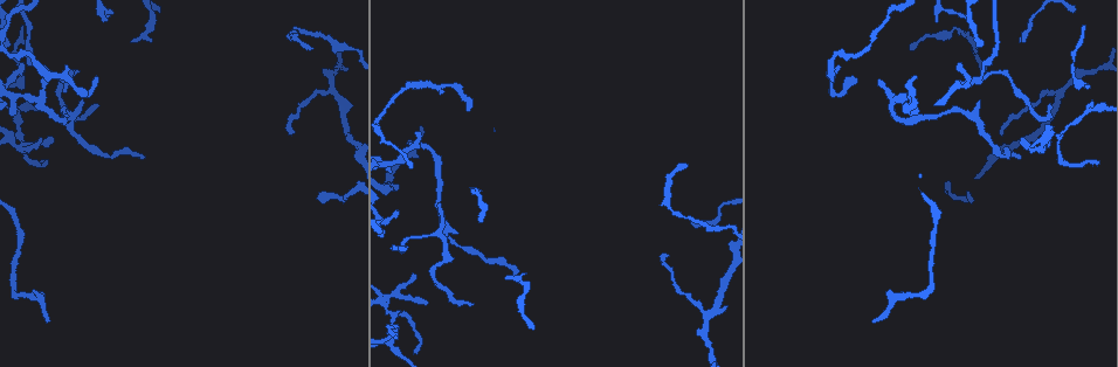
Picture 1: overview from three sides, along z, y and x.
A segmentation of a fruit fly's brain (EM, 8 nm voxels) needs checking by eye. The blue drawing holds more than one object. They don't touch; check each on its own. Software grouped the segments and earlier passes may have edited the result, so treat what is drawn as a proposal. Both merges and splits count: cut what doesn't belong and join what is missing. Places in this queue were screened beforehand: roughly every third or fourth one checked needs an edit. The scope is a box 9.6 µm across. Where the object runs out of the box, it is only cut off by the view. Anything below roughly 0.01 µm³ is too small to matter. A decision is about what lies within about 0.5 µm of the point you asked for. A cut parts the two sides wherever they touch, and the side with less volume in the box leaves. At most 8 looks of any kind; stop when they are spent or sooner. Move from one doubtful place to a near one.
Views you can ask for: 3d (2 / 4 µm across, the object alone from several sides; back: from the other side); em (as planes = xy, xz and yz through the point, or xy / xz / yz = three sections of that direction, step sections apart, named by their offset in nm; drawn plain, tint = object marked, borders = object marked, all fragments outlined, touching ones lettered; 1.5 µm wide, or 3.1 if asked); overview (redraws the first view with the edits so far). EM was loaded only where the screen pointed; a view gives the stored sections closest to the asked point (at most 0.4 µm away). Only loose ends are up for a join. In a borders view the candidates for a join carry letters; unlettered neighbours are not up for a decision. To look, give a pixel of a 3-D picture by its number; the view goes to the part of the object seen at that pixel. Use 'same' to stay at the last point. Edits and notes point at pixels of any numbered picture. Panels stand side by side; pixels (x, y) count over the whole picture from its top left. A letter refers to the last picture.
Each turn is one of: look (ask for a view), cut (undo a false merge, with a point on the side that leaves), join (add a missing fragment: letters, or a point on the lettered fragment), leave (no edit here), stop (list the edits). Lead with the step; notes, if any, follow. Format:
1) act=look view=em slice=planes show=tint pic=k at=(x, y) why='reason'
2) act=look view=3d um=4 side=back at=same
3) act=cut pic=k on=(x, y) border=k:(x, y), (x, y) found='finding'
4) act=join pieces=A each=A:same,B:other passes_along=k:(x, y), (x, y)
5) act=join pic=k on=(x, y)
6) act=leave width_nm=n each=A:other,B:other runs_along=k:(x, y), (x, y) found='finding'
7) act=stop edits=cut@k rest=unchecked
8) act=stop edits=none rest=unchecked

act=look view=em slice=xz step=4 show=tint pic=1 at=(311, 48) why='thin end'

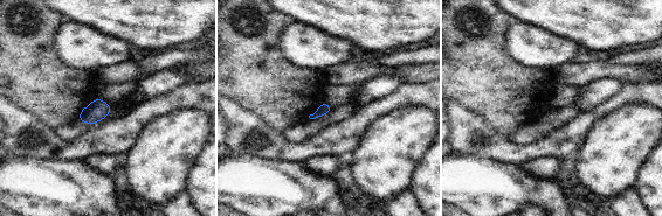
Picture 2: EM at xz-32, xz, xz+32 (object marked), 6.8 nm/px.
act=look view=em slice=planes show=borders at=same

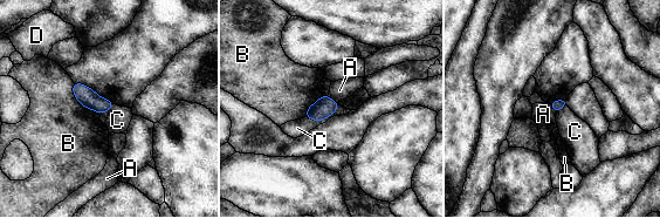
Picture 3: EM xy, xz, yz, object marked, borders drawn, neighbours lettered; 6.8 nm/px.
act=leave each=A:other,B:other,C:other,D:other border=3:(338, 104), (321, 120), (306, 117) found='none of them fits'

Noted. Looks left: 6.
act=look view=em slice=planes show=borders pic=1 at=(1019, 157) why='long arm stops here'

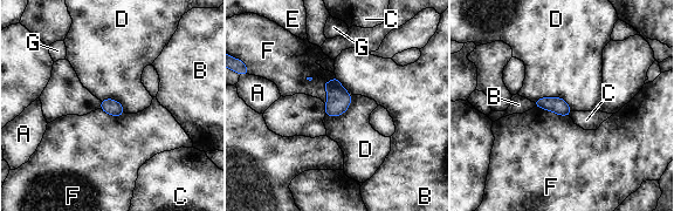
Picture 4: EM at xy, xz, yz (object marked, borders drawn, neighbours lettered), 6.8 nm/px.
act=leave each=A:other,B:other,C:other,D:other,E:other,F:other,G:other border=4:(535, 106), (568, 116) found='none of them fits'

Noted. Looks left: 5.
act=look view=3d um=4 pic=1 at=(1082, 26) why='thin end'

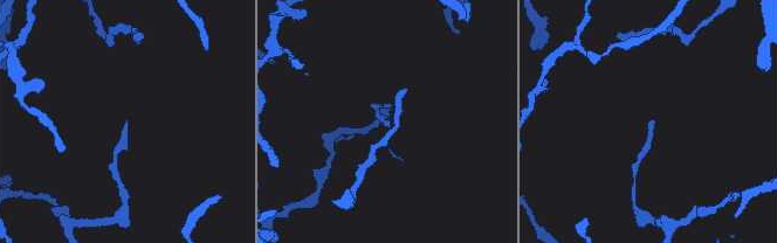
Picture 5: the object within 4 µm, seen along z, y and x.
act=look view=em slice=planes show=borders pic=5 at=(651, 122) why='need the tissue'

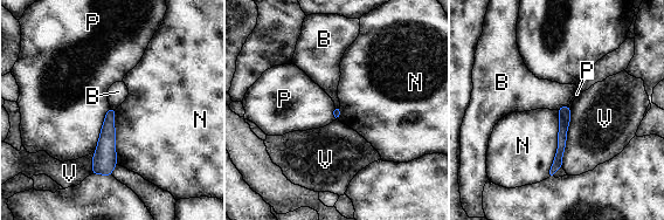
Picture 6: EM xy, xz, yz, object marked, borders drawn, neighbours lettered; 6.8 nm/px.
act=leave each=B:other,N:other,P:other,V:other border=6:(559, 110), (558, 149), (547, 177) found='no lettered fragment goes on from it'

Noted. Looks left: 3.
act=stop edits=none rest=unchecked

